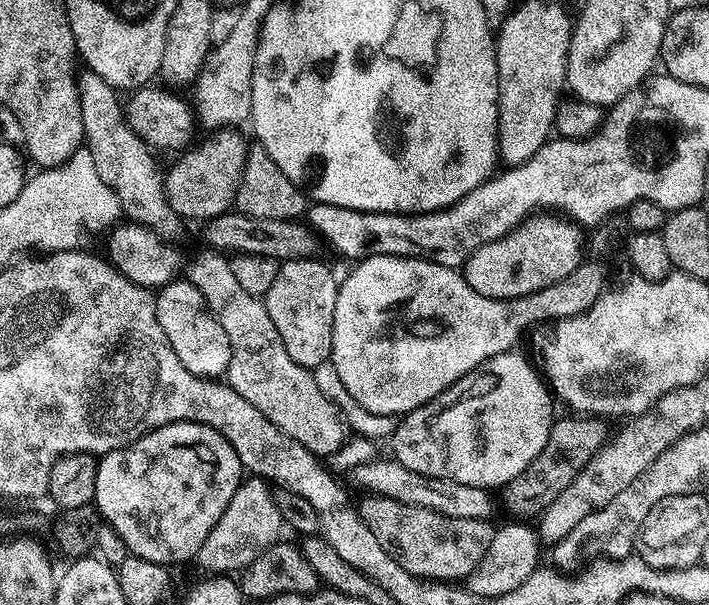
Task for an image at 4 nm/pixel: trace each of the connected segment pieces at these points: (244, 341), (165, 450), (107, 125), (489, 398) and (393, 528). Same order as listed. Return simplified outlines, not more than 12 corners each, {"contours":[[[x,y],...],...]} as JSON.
{"contours":[[[224,254],[186,276],[226,330],[228,387],[325,458],[344,417]],[[177,420],[99,457],[94,508],[131,555],[196,557],[241,481]],[[98,74],[76,76],[86,147],[123,215],[173,219],[161,169]],[[511,350],[390,437],[418,474],[500,490],[546,446],[554,397]],[[389,496],[358,511],[411,576],[460,582],[496,528]]]}

